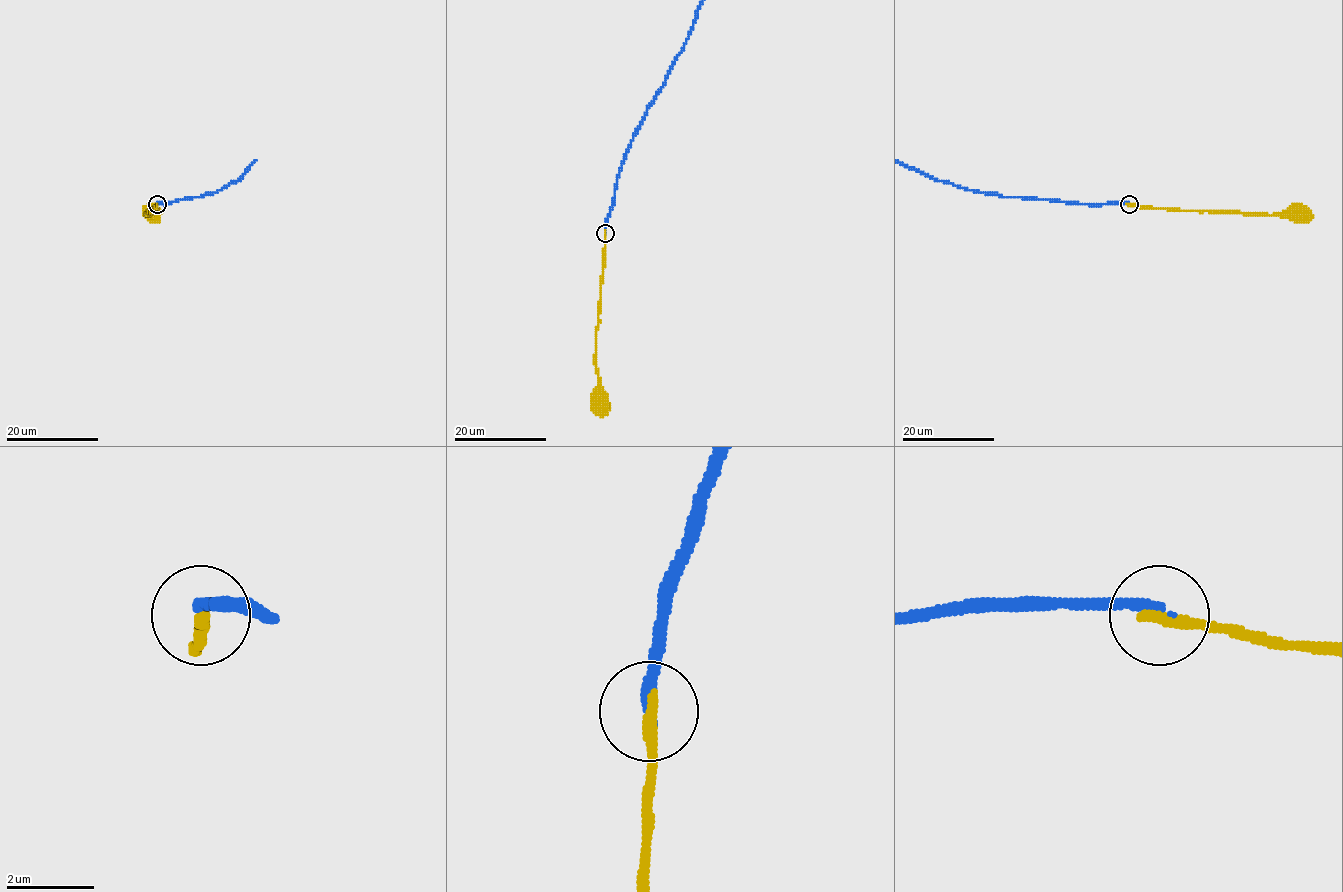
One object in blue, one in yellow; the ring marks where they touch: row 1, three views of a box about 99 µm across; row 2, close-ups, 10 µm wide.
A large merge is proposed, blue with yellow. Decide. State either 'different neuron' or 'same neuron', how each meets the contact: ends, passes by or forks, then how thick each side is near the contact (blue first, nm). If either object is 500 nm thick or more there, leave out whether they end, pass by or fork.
different neuron | blue ends | yellow ends | 280/320 nm

